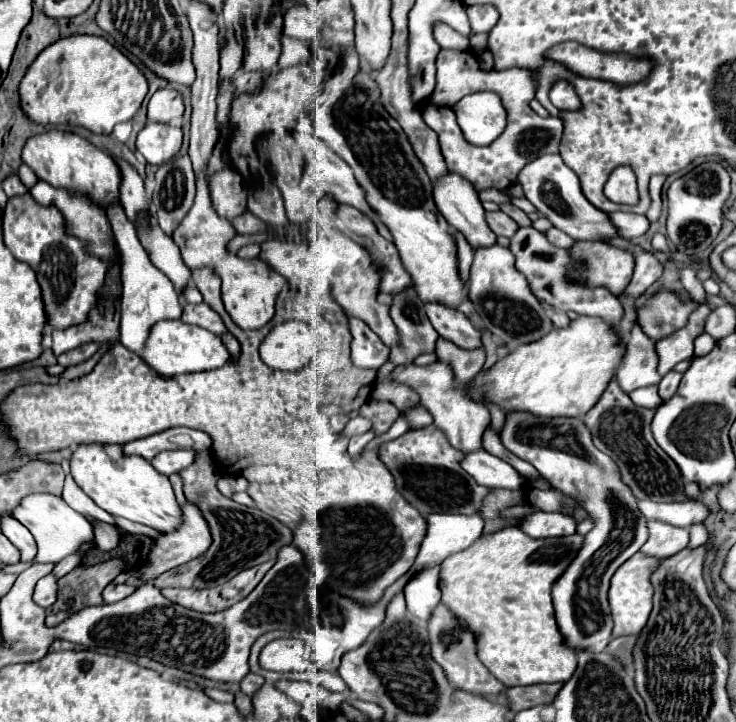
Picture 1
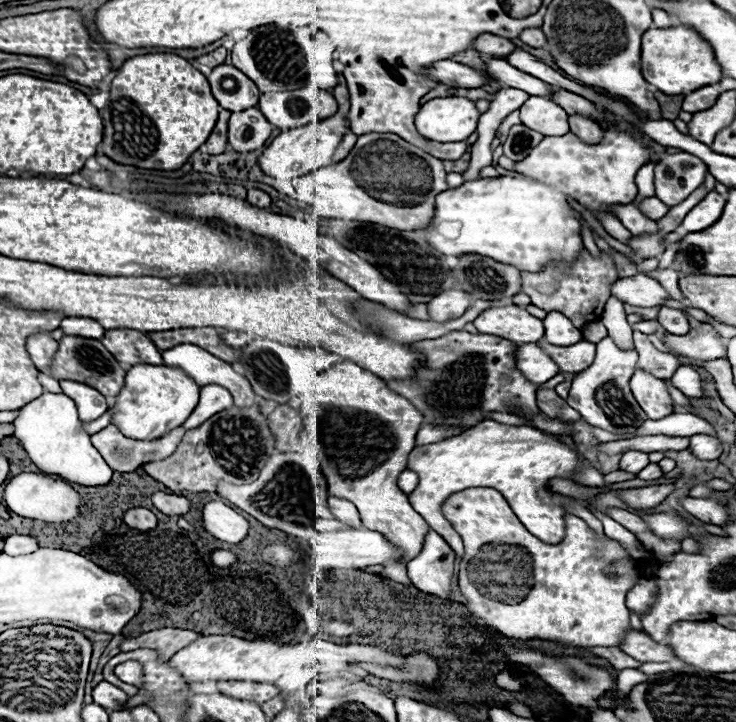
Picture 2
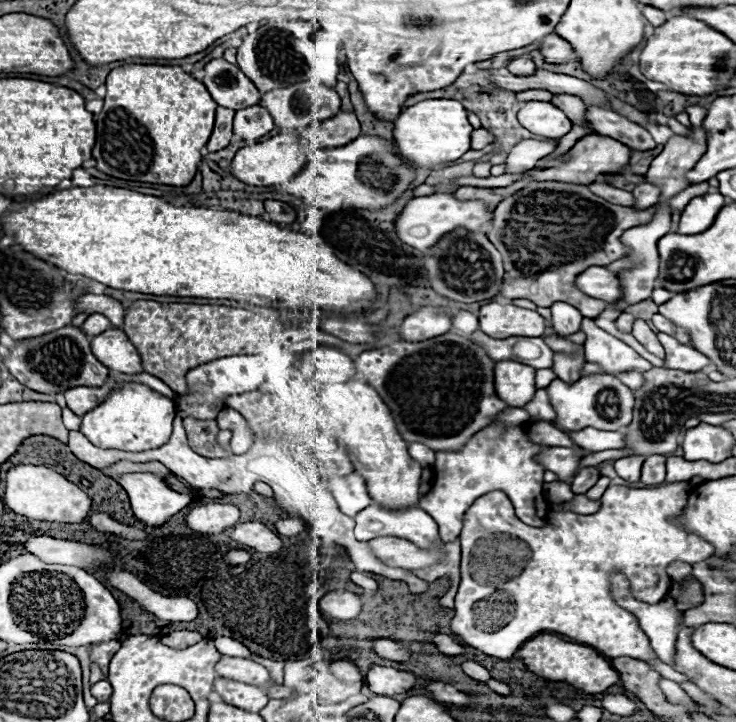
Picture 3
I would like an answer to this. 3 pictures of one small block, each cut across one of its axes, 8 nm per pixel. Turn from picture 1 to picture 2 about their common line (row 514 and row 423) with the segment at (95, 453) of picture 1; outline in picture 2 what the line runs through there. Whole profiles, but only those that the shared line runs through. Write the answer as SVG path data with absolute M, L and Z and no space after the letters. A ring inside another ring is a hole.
M138 364L132 366L126 374L126 386L116 396L116 416L112 424L120 426L128 438L152 440L168 434L170 430L182 426L182 422L192 414L192 410L200 402L200 384L196 384L182 368L170 366L154 366L154 364Z

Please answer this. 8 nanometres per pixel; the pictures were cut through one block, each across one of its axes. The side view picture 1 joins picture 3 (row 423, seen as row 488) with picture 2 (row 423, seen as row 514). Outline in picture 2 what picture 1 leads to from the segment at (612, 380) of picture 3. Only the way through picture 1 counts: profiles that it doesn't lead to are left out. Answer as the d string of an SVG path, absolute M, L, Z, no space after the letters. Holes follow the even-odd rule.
M610 336L602 338L596 346L598 348L596 348L594 364L574 376L570 396L566 398L566 402L572 408L576 408L582 420L586 420L590 426L604 428L616 436L626 436L626 434L632 436L648 418L646 412L634 400L630 392L630 384L628 384L638 362L638 354L634 350L624 350L616 346L616 342Z

